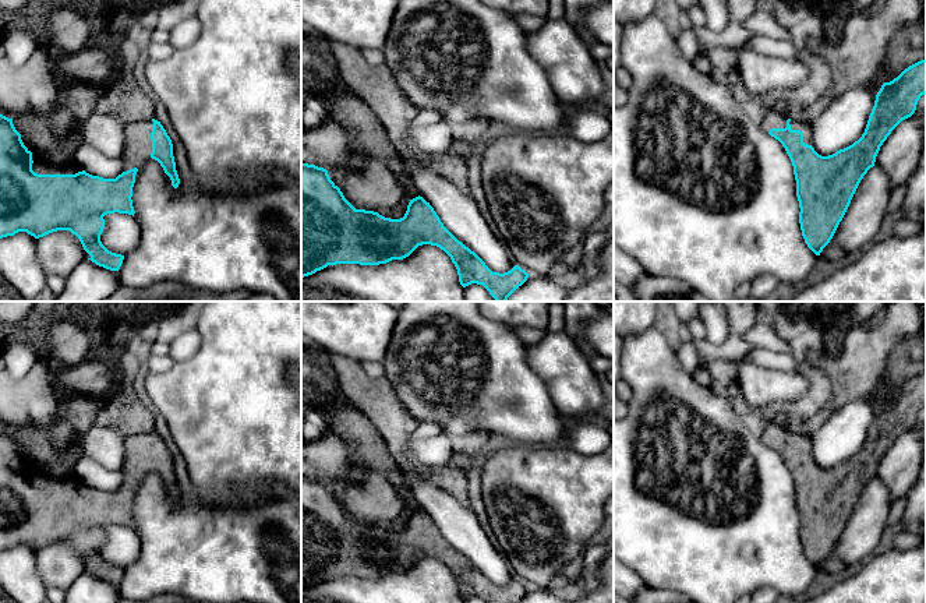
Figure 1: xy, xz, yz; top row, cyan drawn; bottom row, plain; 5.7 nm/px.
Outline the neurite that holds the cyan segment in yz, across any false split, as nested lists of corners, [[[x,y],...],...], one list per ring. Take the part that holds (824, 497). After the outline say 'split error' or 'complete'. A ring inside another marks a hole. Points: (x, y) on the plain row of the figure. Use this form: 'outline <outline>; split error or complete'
outline [[[926,371],[884,395],[876,408],[865,445],[852,458],[821,469],[812,459],[809,436],[763,420],[760,440],[785,461],[796,493],[799,536],[807,560],[820,568],[833,551],[851,512],[891,444],[911,430],[926,406]]]; split error

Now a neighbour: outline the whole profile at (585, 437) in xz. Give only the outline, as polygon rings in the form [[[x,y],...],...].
[[[568,420],[568,430],[562,445],[582,455],[598,455],[604,452],[612,441],[614,436],[608,429],[591,420]]]

